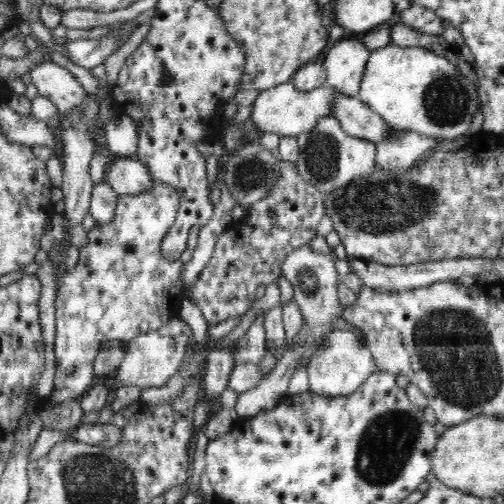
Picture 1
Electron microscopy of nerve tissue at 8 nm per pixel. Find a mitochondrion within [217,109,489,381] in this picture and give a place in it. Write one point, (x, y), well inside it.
(380, 206)

